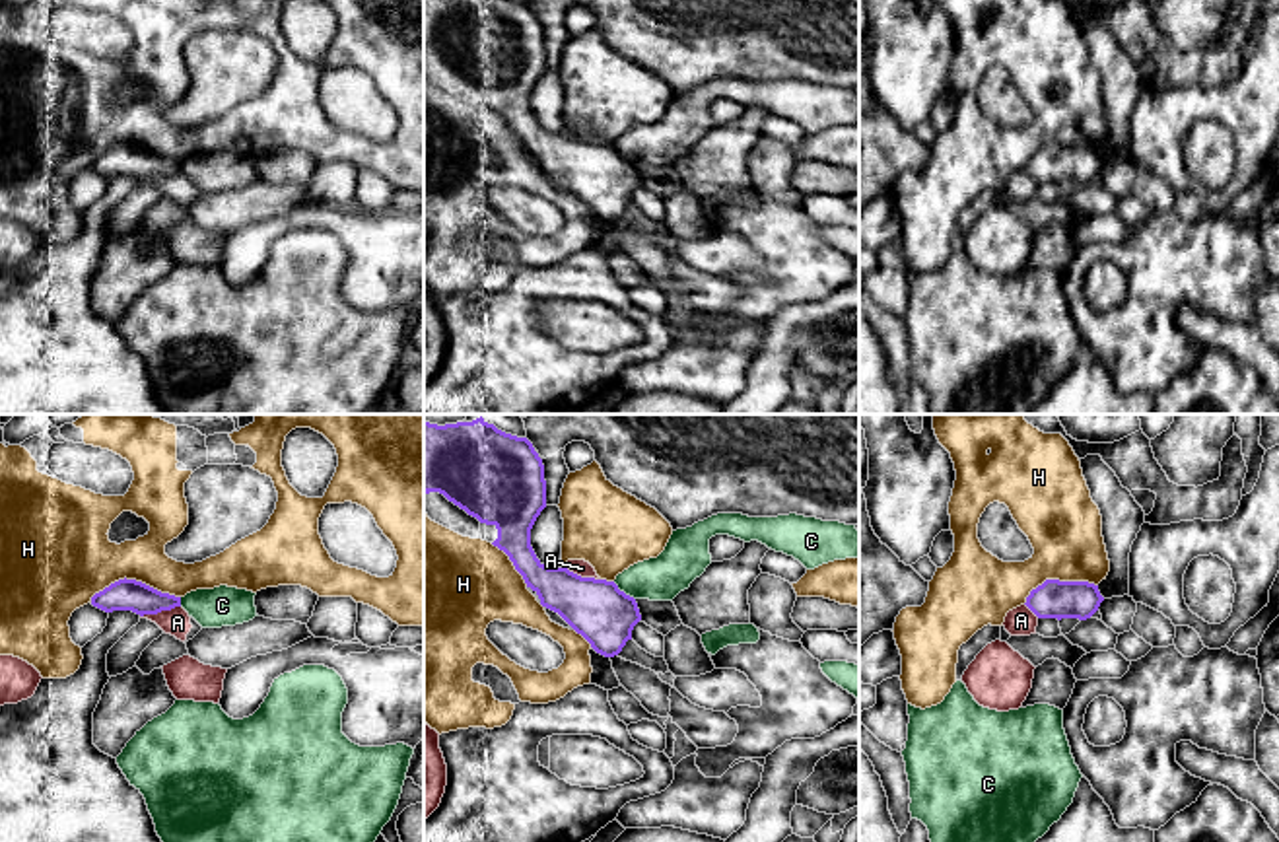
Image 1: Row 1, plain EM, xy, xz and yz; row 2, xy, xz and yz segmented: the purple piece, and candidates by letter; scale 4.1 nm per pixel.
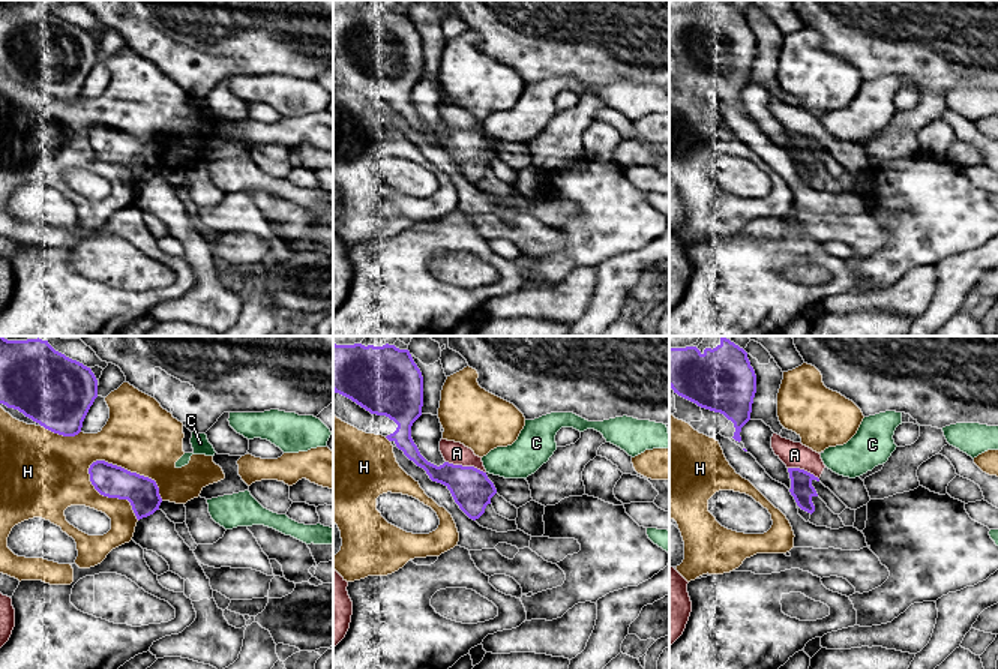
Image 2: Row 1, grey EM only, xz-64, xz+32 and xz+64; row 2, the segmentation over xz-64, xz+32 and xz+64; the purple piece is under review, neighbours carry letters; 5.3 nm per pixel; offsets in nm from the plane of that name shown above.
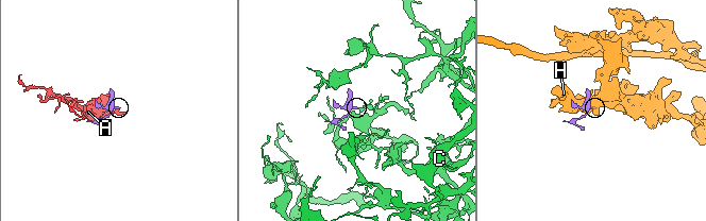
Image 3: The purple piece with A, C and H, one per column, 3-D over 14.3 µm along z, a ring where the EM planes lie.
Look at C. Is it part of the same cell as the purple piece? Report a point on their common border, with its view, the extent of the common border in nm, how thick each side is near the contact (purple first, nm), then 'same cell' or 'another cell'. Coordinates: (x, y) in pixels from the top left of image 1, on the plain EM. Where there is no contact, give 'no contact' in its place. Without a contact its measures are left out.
meets purple in xz at (622, 156); contact 120 nm long; 240 nm thick on the purple side, 180 nm on the other; another cell

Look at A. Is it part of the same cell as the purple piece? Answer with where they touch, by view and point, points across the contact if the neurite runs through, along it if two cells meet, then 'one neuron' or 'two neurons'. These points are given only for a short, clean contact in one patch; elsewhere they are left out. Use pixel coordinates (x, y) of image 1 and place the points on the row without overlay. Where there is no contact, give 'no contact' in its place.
meets purple in xy at (160, 175); border along xy (179, 170), (140, 181); two neurons

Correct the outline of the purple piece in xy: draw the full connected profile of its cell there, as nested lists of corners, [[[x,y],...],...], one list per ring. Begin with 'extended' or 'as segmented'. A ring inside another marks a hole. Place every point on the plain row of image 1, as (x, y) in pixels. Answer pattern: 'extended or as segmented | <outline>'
as segmented | [[[119,144],[91,161],[91,169],[105,175],[132,175],[140,181],[181,171],[181,161],[161,158],[136,144]]]

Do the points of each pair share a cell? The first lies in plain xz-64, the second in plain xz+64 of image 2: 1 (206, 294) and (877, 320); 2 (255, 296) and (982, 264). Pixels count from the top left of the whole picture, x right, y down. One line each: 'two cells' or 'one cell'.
1: two cells
2: one cell

